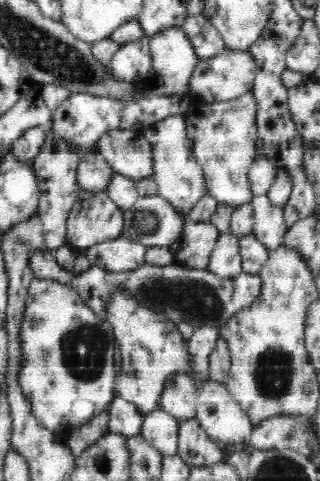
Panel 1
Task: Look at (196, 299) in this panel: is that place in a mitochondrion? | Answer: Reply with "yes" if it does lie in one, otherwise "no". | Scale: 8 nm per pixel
yes

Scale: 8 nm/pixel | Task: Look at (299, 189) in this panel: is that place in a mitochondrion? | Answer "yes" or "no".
no

